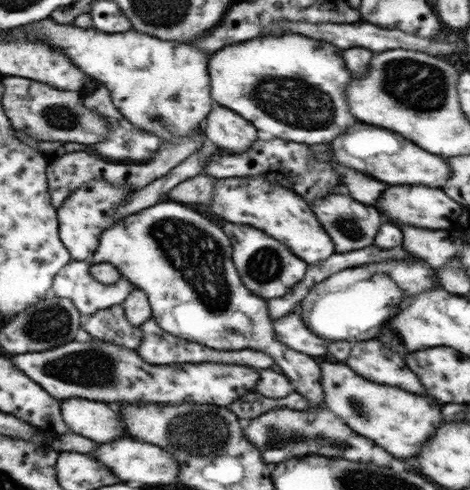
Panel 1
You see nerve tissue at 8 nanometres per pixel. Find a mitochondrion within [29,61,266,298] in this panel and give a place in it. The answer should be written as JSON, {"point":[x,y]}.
{"point":[64,117]}

